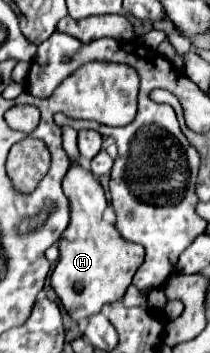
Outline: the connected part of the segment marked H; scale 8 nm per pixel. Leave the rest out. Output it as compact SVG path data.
M70 162L70 168L62 180L62 188L70 202L70 224L58 240L60 258L52 272L50 284L72 320L78 322L100 312L104 302L112 304L124 296L134 272L144 260L144 248L140 244L126 242L116 228L104 220L104 188L90 170Z

